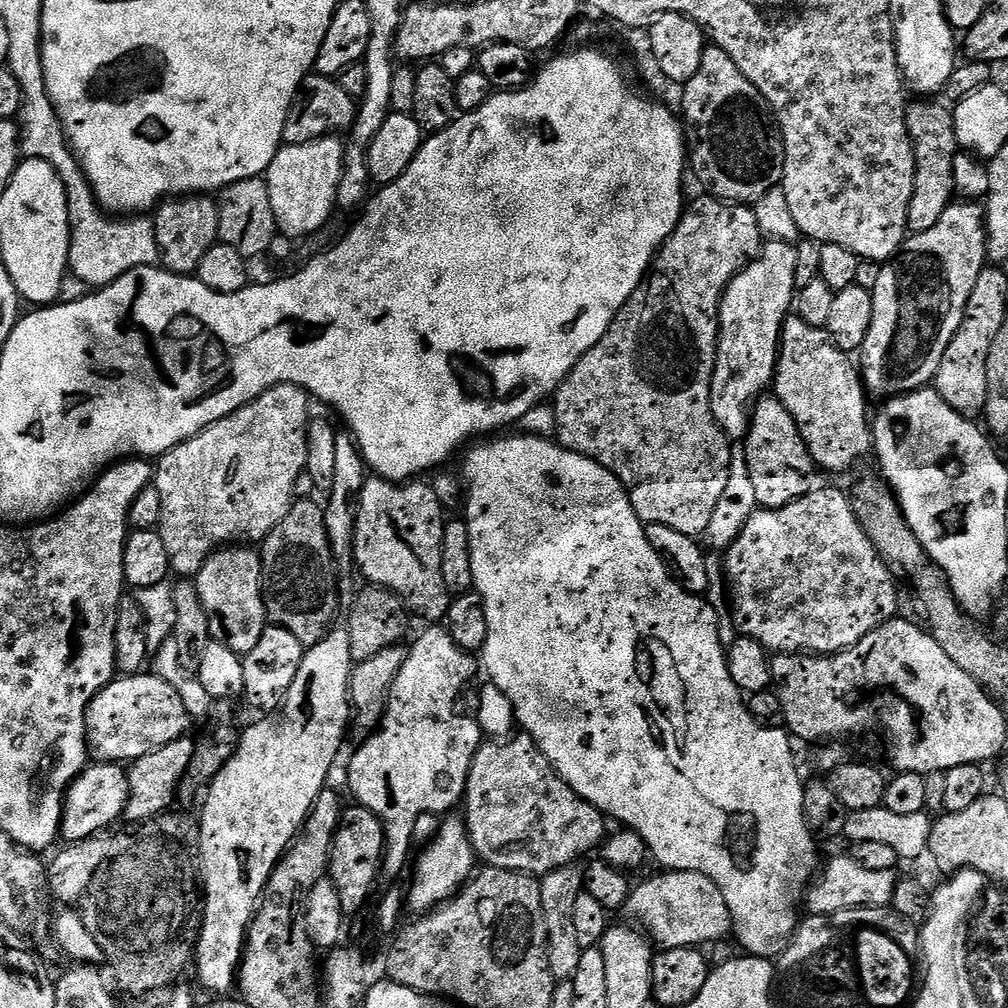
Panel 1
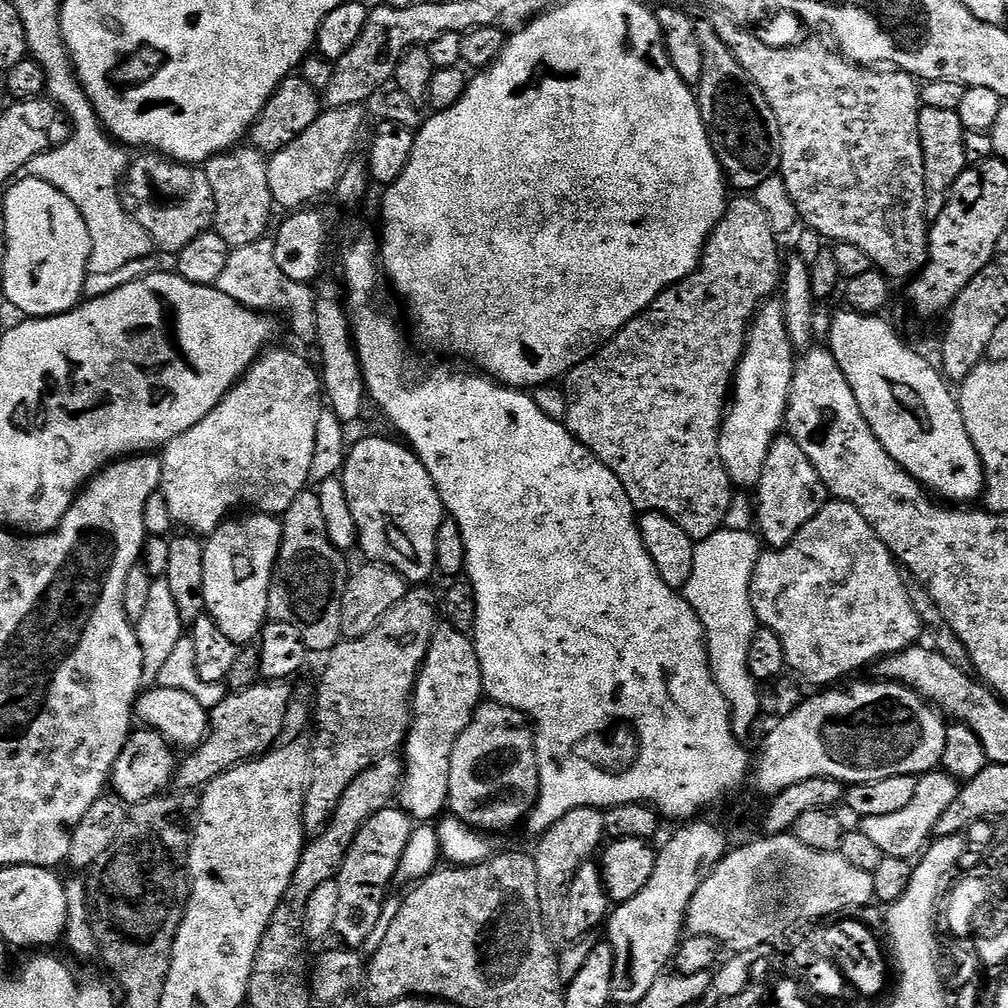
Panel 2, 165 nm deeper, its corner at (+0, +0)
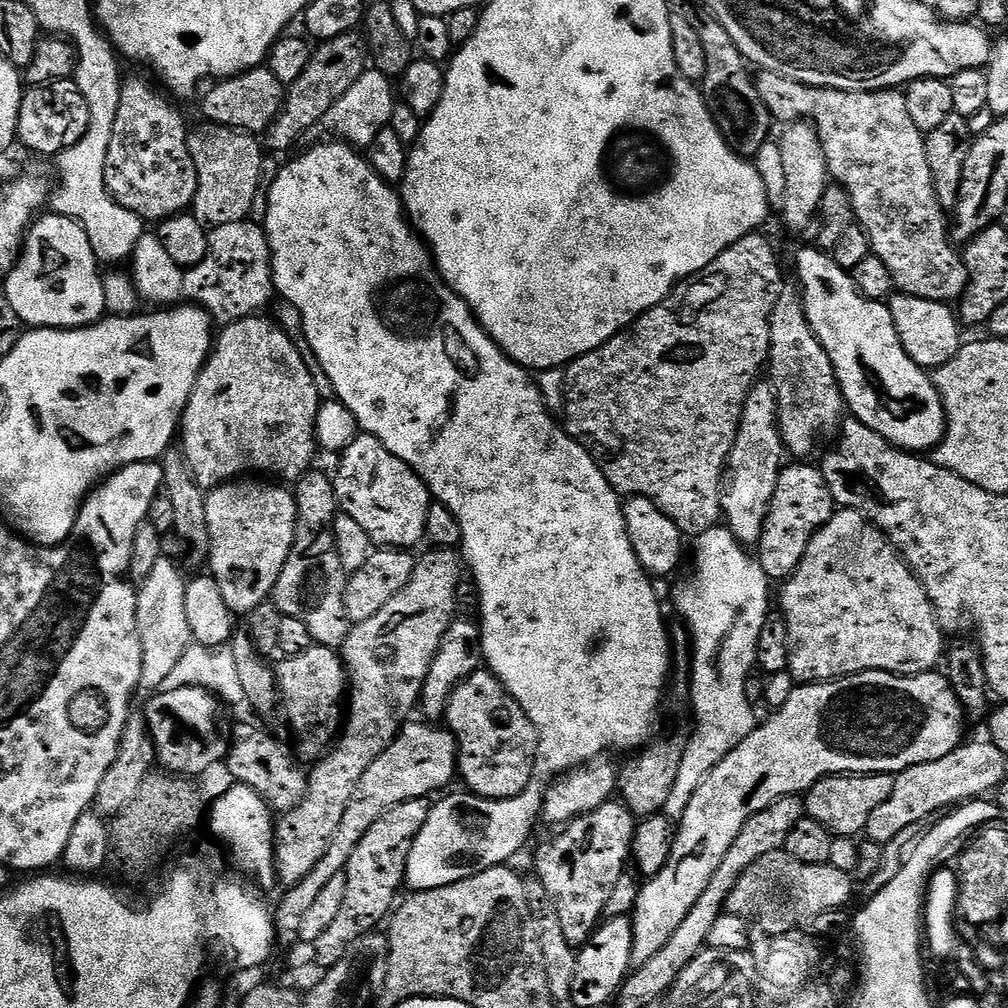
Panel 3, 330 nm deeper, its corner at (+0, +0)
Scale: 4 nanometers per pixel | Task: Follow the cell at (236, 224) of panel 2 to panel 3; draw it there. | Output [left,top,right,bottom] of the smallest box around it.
[188,122,266,229]

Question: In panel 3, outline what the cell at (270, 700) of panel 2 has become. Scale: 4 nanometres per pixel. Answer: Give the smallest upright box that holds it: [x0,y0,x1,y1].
[278,644,346,762]

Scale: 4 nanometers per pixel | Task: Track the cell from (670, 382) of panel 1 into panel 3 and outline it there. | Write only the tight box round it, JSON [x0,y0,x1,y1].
[562,234,782,538]

